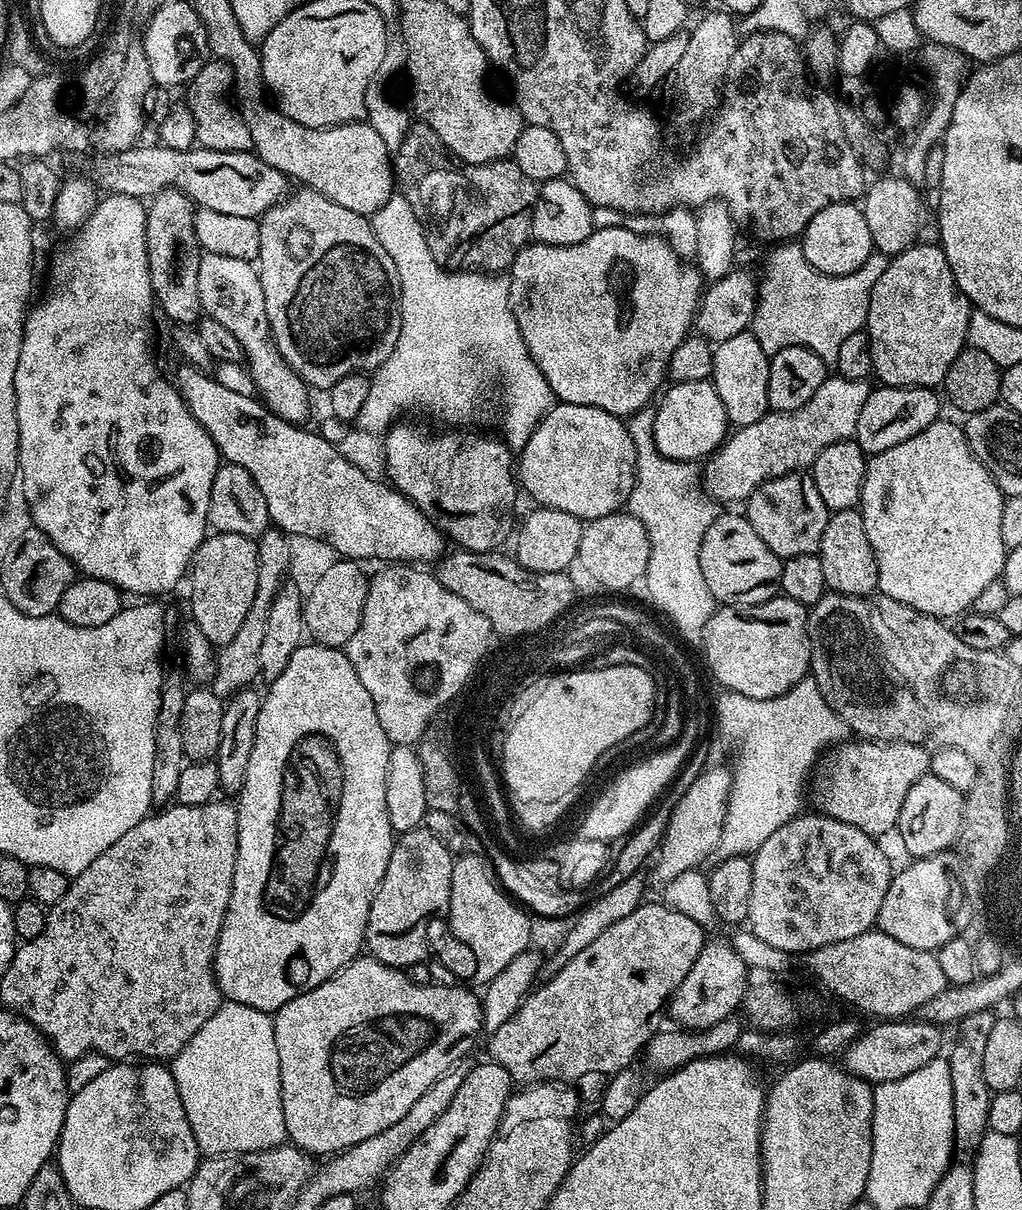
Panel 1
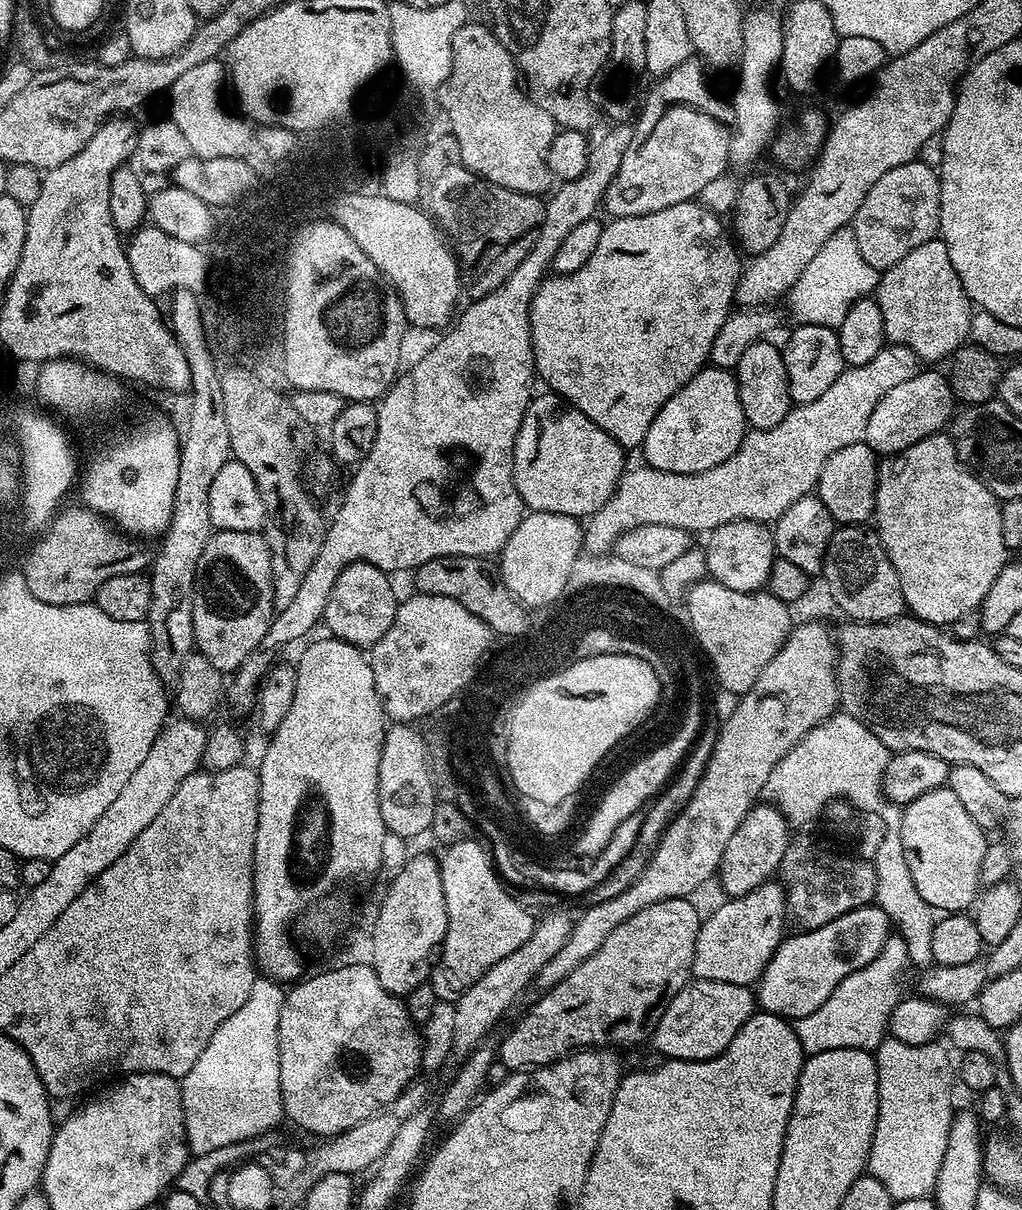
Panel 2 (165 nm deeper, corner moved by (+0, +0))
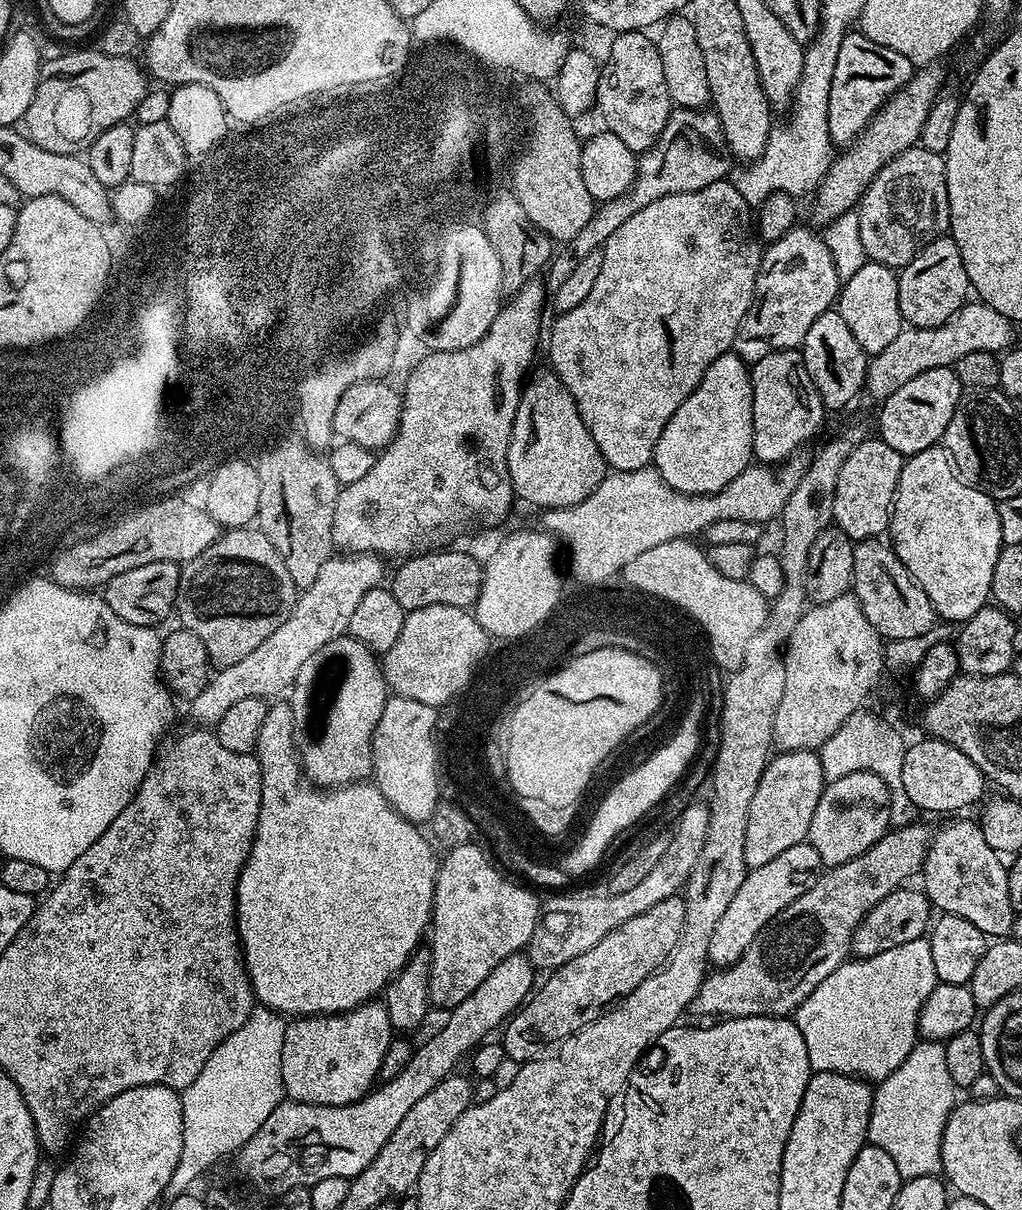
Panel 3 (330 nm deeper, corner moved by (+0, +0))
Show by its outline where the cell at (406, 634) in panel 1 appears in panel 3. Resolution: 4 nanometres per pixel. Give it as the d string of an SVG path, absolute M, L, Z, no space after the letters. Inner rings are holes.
M422 606L422 610L414 610L407 613L402 622L402 631L399 632L398 638L394 642L394 646L390 646L388 652L383 653L382 667L384 669L384 681L387 682L389 689L399 689L404 695L415 696L417 700L425 700L428 703L440 703L440 700L447 699L452 692L456 692L461 684L468 679L468 675L472 672L473 665L479 659L483 658L488 652L488 632L476 621L475 615L467 608L459 608L458 606Z

